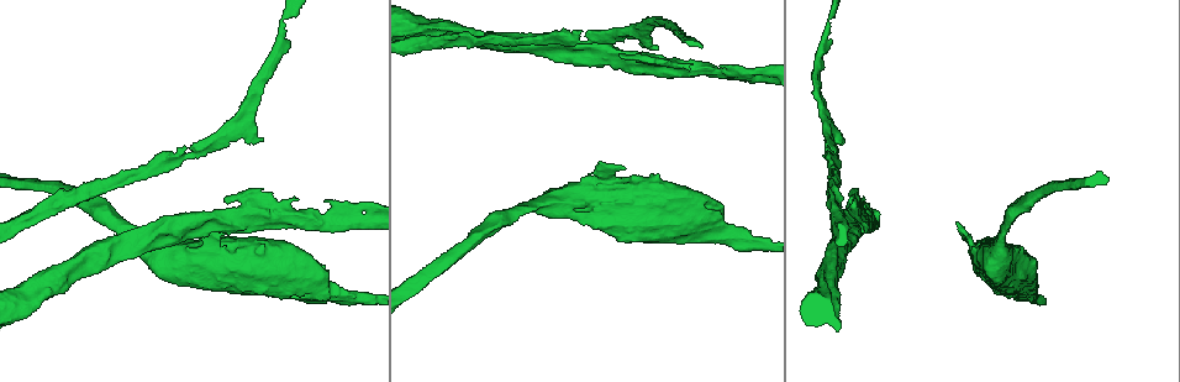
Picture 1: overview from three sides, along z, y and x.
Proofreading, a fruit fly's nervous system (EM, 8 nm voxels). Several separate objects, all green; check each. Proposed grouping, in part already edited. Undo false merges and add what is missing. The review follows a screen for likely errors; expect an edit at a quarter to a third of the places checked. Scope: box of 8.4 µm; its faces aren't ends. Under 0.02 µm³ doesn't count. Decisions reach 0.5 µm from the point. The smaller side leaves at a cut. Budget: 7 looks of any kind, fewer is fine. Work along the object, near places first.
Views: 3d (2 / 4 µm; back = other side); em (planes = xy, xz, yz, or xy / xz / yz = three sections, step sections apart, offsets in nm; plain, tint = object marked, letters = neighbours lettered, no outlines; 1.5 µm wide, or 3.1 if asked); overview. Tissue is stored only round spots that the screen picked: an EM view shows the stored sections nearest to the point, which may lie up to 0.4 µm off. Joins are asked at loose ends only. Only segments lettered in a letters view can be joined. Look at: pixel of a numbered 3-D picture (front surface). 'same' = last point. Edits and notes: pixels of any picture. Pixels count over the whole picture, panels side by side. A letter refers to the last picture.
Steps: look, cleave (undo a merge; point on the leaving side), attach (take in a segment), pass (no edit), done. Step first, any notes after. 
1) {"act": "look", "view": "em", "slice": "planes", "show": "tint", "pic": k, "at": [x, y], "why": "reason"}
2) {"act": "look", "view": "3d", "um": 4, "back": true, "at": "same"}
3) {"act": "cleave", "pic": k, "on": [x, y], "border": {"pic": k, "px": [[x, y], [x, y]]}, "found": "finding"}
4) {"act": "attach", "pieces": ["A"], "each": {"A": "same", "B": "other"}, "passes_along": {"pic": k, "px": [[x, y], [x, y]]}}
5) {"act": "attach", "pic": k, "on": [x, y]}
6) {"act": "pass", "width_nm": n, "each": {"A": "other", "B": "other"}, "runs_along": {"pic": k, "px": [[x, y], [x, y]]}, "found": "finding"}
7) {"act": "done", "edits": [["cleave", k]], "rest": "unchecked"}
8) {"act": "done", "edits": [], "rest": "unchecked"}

{"act": "look", "view": "em", "slice": "planes", "show": "letters", "pic": 1, "at": [345, 200], "why": "free end"}

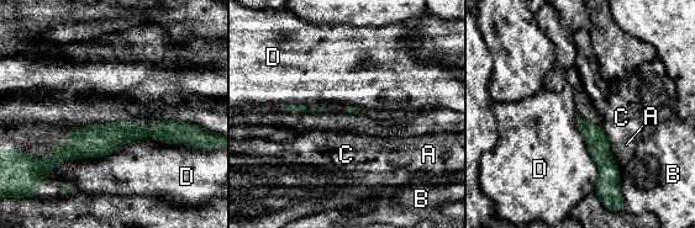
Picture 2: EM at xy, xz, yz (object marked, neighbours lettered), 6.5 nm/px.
{"act": "pass", "each": {"A": "other", "B": "other", "C": "other", "D": "other"}, "border": {"pic": 2, "px": [[189, 144], [141, 137], [46, 170]]}, "found": "no lettered segment goes on from it"}

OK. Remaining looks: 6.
{"act": "look", "view": "em", "slice": "planes", "show": "tint", "pic": 1, "at": [1038, 285], "why": "free end"}

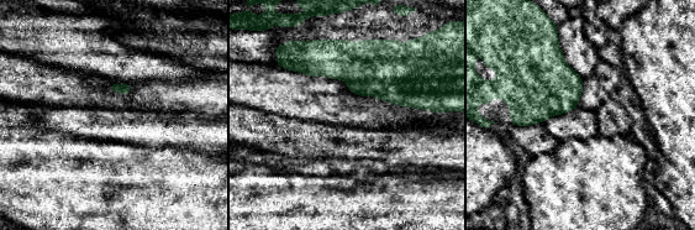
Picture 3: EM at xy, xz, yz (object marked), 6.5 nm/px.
{"act": "look", "view": "em", "slice": "planes", "show": "letters", "at": "same", "why": "what lies round it"}

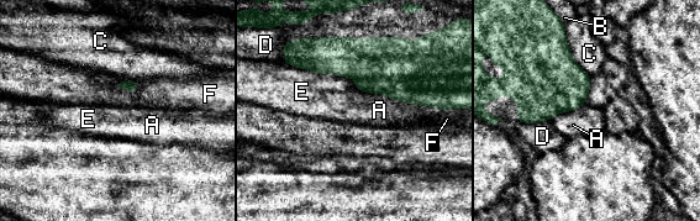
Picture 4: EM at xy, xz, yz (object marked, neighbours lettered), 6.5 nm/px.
{"act": "pass", "longest_contact_nm": ["A", 550], "each": {"A": "other", "B": "other", "C": "other", "D": "other", "E": "other", "F": "other"}, "found": "no lettered segment goes on from it"}

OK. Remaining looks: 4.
{"act": "done", "edits": [], "rest": "unchecked"}

